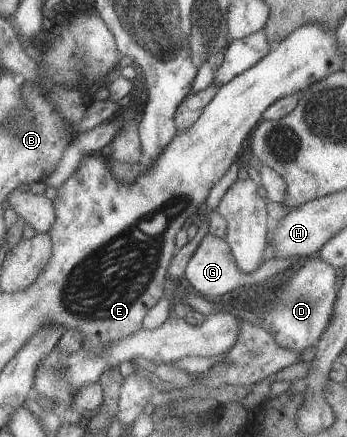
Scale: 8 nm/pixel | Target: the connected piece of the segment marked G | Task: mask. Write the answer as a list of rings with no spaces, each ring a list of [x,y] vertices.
[[[208,232],[200,240],[198,247],[196,247],[192,257],[188,260],[186,269],[184,269],[184,277],[198,293],[208,295],[209,300],[216,301],[218,295],[224,295],[224,293],[228,293],[228,291],[232,291],[236,289],[236,287],[266,283],[268,279],[272,279],[275,275],[280,275],[280,273],[288,269],[298,258],[300,257],[290,257],[290,259],[263,259],[253,272],[242,273],[242,271],[236,267],[234,257],[232,257],[232,253],[230,253],[226,241],[218,239],[218,237],[214,237],[214,235],[210,235]]]

